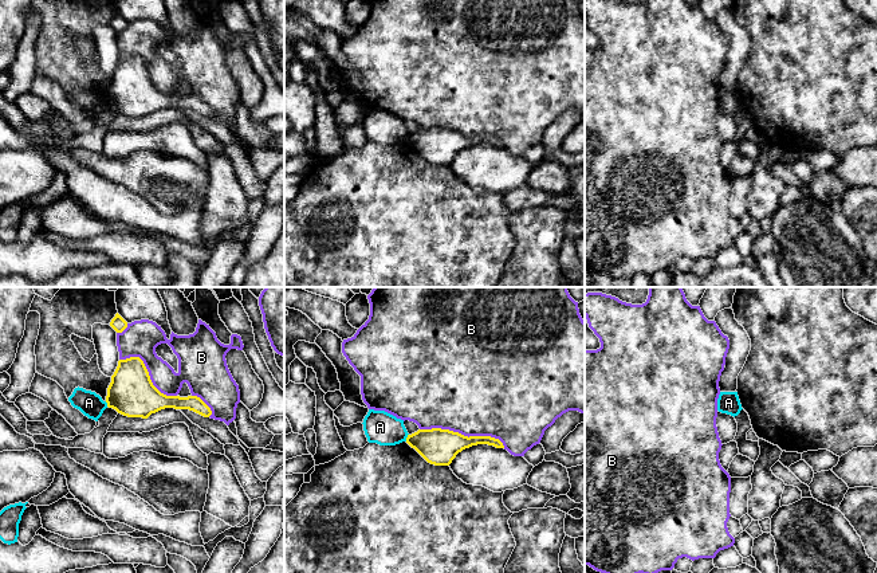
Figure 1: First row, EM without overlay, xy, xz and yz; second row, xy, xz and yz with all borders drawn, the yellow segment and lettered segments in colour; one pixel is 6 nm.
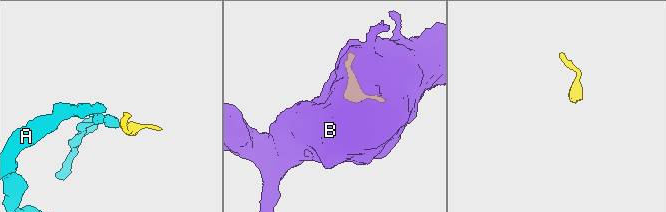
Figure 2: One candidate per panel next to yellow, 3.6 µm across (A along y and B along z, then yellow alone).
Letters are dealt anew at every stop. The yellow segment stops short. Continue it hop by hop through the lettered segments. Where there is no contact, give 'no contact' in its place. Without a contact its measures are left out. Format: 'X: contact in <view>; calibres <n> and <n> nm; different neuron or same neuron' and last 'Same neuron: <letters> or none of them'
A: contact in xz; calibres 220 and 200 nm; different neuron
B: contact in xz; calibres 220 and 480 nm; different neuron
Same neuron: none of them

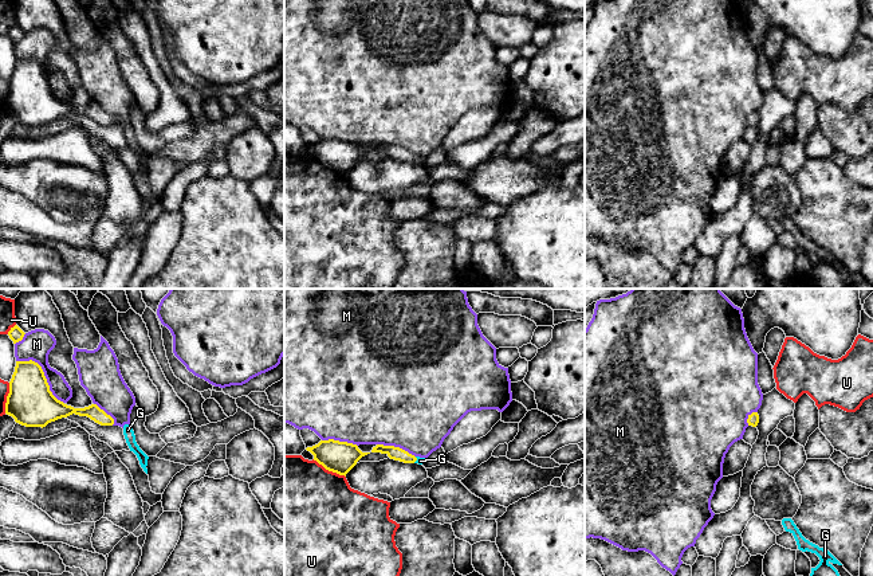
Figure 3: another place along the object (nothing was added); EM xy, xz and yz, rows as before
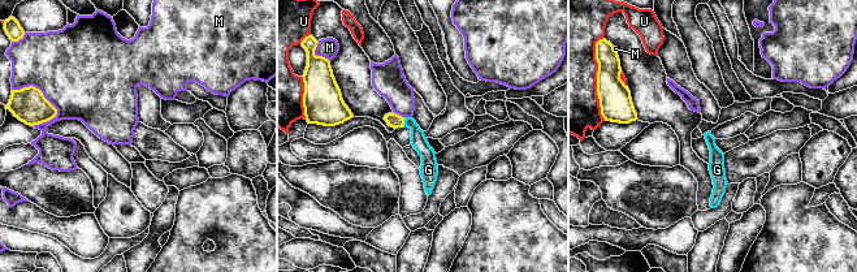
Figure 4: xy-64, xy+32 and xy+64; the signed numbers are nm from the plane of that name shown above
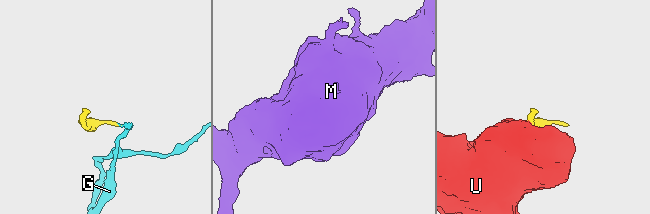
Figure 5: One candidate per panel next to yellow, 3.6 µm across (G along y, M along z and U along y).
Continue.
G: contact in xz; calibres 80 and 50 nm; different neuron
M: contact in xy; calibres 280 and 180 nm; different neuron
U: contact in xz; calibres 190 and 500 nm; same neuron
Same neuron: U

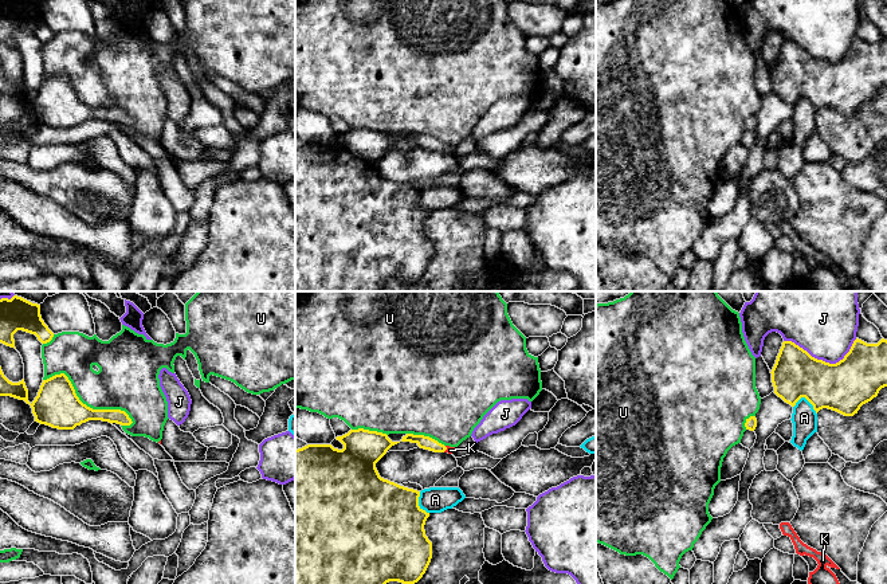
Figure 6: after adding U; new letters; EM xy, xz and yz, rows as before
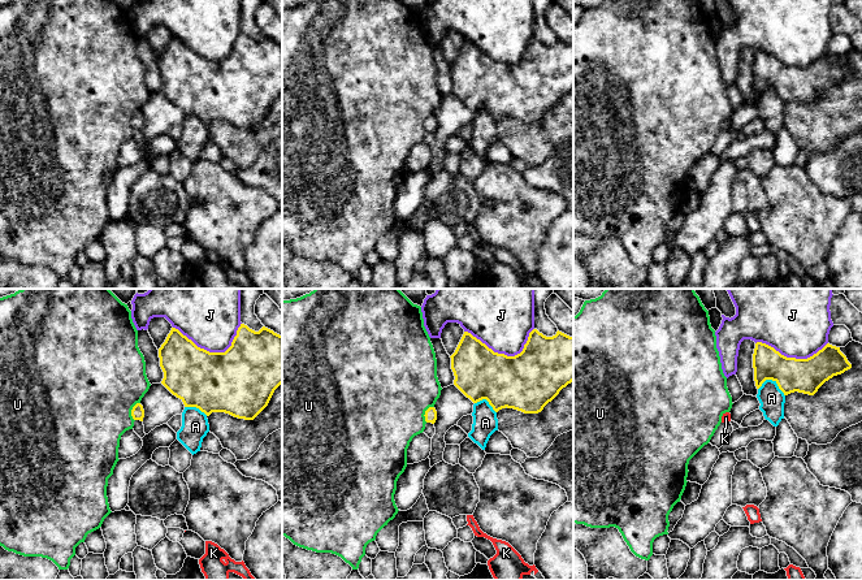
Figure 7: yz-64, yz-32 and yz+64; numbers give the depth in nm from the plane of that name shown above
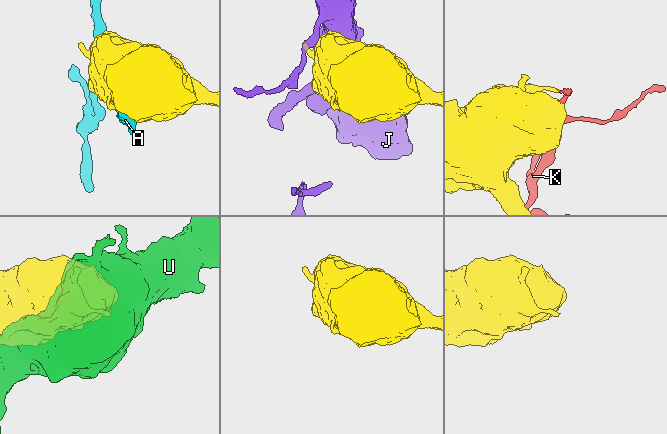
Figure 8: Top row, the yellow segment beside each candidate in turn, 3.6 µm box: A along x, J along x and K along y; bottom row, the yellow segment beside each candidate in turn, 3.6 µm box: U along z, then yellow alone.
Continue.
A: contact in yz; calibres 300 and 160 nm; different neuron
J: contact in yz; calibres 300 and 360 nm; different neuron
K: contact in xz; calibres 80 and 50 nm; different neuron
U: contact in xy; calibres 260 and 300 nm; different neuron
Same neuron: none of them

